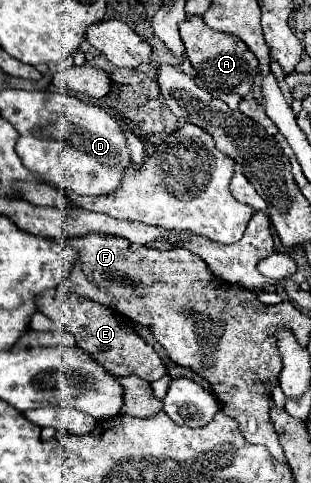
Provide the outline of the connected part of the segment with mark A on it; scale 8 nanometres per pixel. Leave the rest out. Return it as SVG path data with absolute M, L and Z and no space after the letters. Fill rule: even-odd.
M189 16L187 20L183 20L179 24L179 32L185 44L185 56L191 60L193 68L197 70L197 78L209 92L237 92L239 96L251 92L255 76L259 74L257 58L241 38L227 32L211 30L201 16Z

